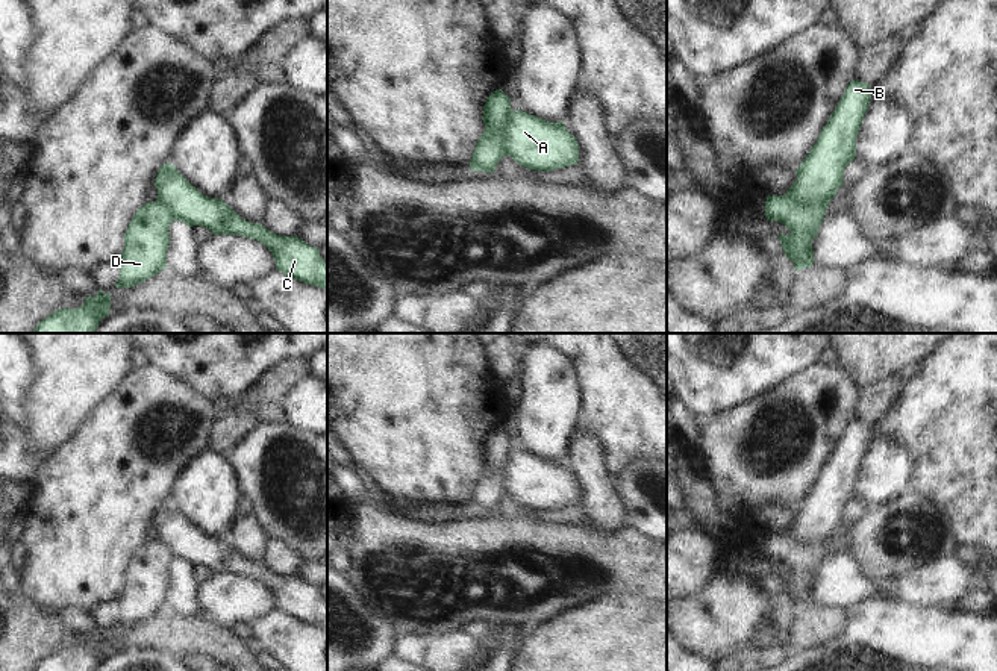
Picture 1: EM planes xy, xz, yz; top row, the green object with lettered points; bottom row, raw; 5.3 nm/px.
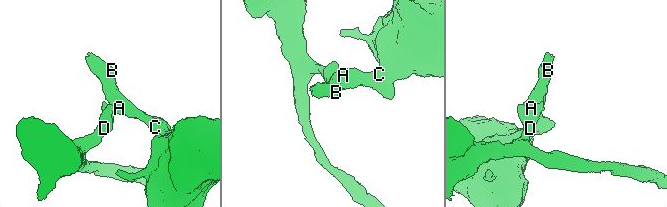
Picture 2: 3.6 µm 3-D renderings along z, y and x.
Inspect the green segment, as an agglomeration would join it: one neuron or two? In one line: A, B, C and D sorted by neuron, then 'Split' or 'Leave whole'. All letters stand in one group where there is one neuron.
Groups: A B C / D. Split

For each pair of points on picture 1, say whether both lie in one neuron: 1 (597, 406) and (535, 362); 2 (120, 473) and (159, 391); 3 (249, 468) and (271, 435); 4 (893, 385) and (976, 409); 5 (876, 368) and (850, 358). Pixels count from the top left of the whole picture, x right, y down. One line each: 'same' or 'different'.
1: different
2: same
3: same
4: different
5: same

